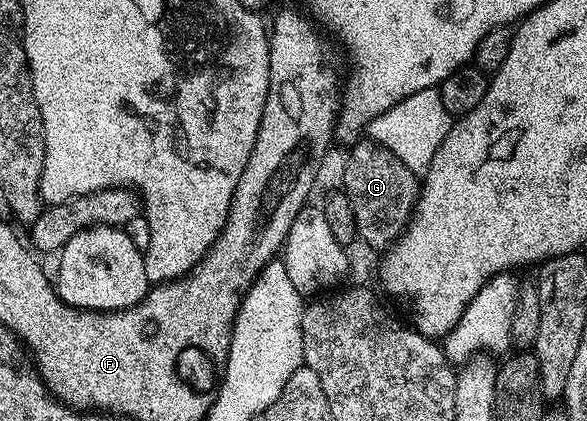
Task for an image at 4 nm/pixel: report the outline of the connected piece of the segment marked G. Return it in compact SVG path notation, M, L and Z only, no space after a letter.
M373 138L365 139L359 139L359 144L351 150L346 169L342 172L341 187L347 198L354 201L354 212L358 212L358 224L362 224L362 232L366 232L374 244L386 244L386 240L390 240L390 236L402 228L402 220L408 223L414 215L420 180L415 172L404 166L404 162L400 162L400 158L396 158L392 150Z

